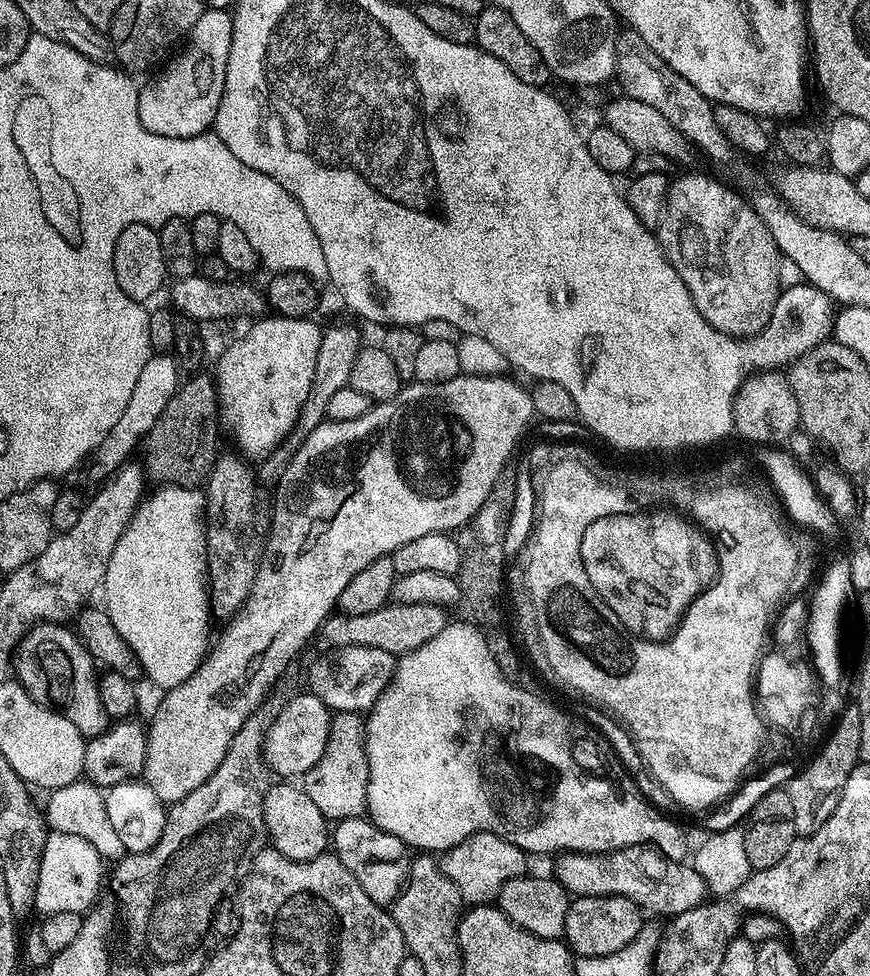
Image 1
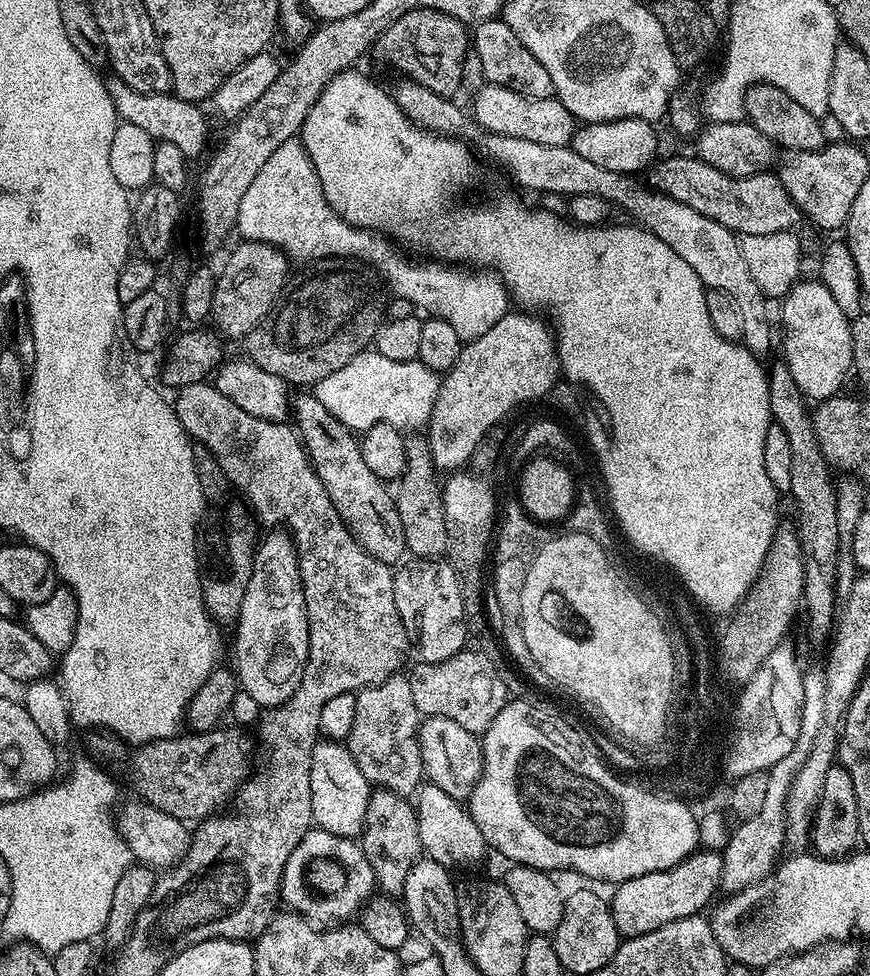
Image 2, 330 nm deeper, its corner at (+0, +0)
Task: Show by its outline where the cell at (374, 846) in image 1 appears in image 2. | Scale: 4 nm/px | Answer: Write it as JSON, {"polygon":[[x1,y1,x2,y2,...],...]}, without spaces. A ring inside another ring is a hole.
{"polygon":[[317,742,312,745,310,762,310,806,315,827,330,834,359,837,364,831,366,806,370,802,374,788,358,770,358,762,340,742]]}

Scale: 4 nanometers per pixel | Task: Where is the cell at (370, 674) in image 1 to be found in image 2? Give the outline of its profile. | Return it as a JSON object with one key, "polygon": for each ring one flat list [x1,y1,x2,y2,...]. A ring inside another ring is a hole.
{"polygon":[[430,716,421,723,418,735,427,783,440,787,458,801,467,801,472,785,480,779,484,769,484,749,477,733,462,730,462,726,450,722,450,718]]}

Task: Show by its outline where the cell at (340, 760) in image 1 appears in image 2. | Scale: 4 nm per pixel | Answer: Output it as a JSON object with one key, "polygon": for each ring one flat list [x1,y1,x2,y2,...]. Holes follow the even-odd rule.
{"polygon":[[407,675,391,676,386,682,361,688,356,693,354,726,350,726,346,747,369,784,407,797,421,787,425,779,418,735,421,723,422,717,414,706,414,694,410,694]]}

